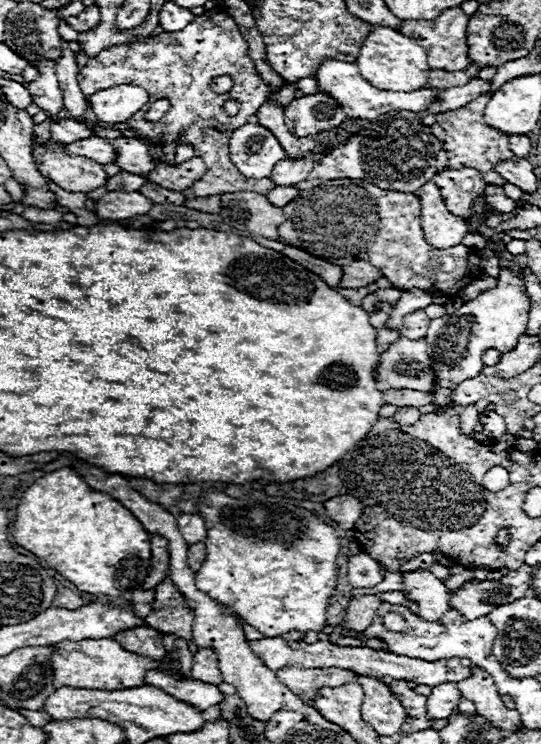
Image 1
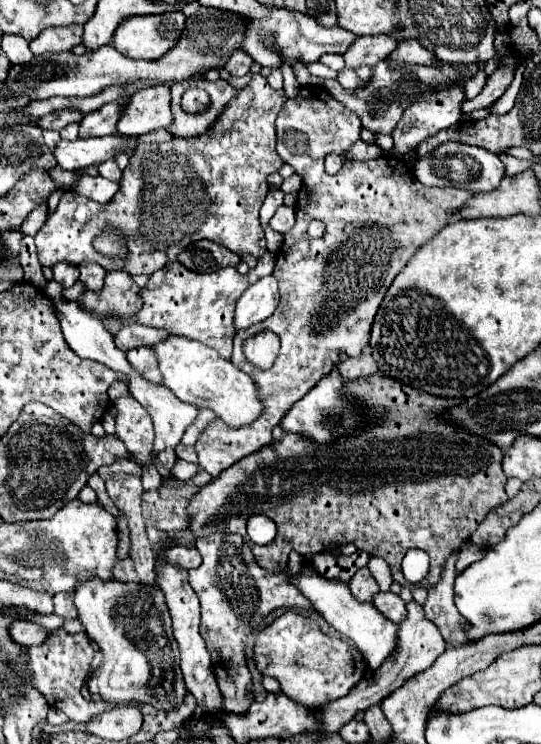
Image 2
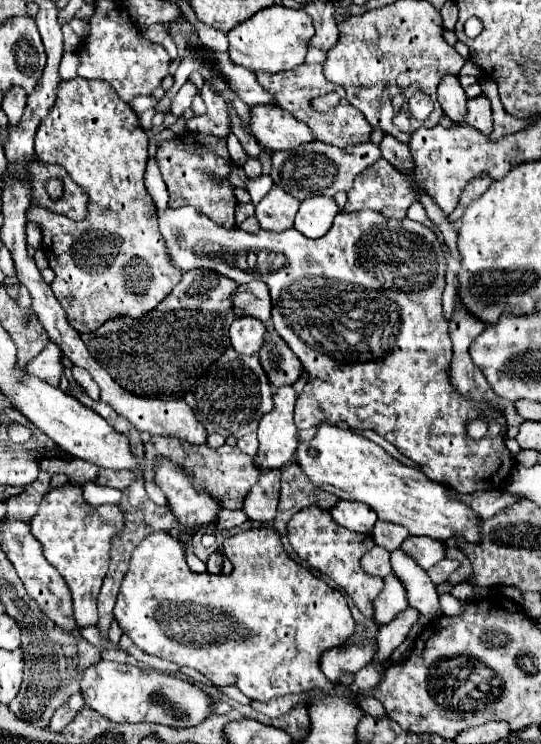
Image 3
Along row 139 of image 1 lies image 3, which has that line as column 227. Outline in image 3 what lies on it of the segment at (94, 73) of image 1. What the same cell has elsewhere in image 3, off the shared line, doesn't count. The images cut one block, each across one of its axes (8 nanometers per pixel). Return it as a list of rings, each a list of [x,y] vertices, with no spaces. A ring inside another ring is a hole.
[[[186,132],[172,142],[162,142],[156,152],[156,160],[162,172],[162,178],[168,186],[170,206],[190,204],[222,228],[234,228],[234,210],[238,206],[234,196],[234,186],[228,182],[232,170],[232,158],[226,148],[226,138],[218,138],[202,132]],[[214,178],[220,178],[222,184],[214,184]]]

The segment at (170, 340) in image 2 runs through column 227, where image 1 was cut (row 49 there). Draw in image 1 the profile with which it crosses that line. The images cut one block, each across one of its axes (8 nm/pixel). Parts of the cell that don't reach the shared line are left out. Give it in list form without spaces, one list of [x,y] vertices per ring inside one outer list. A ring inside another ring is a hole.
[[[372,26],[368,36],[360,46],[360,54],[356,60],[360,74],[380,90],[394,90],[394,92],[410,92],[418,90],[428,84],[426,72],[430,70],[426,62],[426,52],[418,46],[412,38],[388,28],[388,26]]]

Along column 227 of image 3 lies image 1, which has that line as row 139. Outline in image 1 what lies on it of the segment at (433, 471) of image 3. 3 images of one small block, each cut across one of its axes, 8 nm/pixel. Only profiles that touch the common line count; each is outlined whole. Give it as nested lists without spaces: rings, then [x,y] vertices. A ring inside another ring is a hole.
[[[244,124],[232,130],[228,146],[230,160],[234,160],[234,166],[246,178],[268,178],[272,174],[272,168],[282,158],[286,158],[274,134],[256,124]]]

